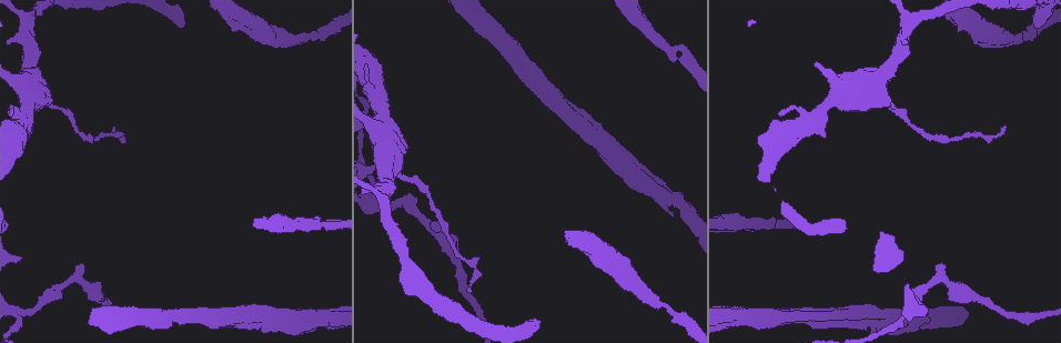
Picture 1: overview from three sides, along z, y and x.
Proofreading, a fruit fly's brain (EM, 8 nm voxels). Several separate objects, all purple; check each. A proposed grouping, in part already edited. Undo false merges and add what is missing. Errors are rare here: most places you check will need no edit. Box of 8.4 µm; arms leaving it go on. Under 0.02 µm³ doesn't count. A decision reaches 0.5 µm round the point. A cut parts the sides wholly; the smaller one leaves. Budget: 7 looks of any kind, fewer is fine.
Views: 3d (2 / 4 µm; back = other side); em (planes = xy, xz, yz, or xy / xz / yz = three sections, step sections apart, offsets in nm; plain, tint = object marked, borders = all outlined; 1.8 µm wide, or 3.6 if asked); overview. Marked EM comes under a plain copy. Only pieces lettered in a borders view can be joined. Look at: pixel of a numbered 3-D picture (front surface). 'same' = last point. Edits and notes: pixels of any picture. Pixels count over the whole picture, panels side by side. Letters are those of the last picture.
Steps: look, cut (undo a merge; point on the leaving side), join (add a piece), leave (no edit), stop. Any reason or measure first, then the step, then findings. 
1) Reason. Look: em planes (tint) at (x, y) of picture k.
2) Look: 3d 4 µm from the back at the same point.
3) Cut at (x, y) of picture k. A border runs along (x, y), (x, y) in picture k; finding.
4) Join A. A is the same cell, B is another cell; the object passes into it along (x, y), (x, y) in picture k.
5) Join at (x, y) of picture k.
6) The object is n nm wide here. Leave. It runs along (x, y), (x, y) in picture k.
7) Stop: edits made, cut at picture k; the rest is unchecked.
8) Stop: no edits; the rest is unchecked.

Arms part here. Look: 3d 4 µm from the back at (386, 197) of picture 1.

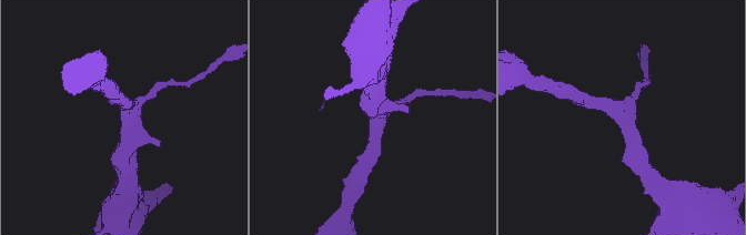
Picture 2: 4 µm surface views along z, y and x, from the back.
Need the tissue. Look: em yz step 4 (borders) at (620, 108) of picture 2.

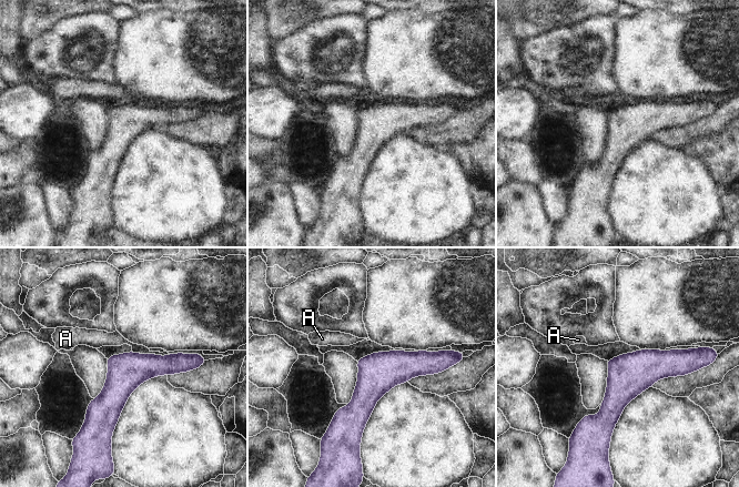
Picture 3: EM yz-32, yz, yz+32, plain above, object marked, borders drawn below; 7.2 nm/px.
Leave. A is another cell; a border runs along (132, 351), (158, 355), (170, 354) in picture 3; one neuron here.

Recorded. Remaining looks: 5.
Four or more arms meet. Look: em 3.6 µm xy step 4 (tint) at (391, 155) of picture 1.

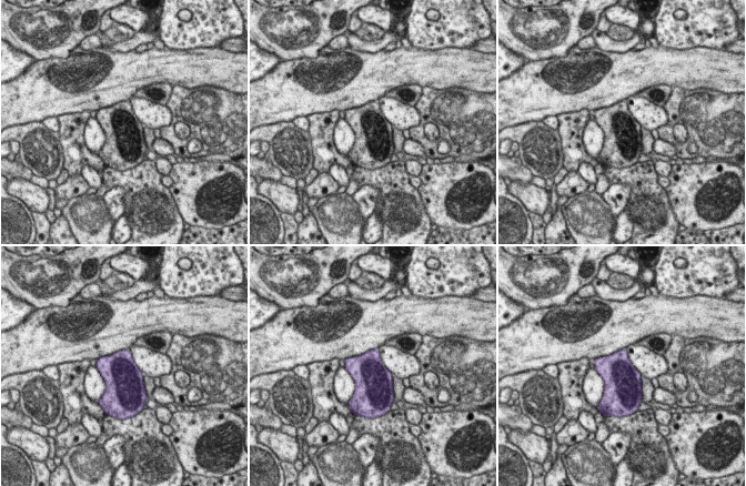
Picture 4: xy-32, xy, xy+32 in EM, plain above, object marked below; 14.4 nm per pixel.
Another direction. Look: em 3.6 µm planes (borders) at the same point.

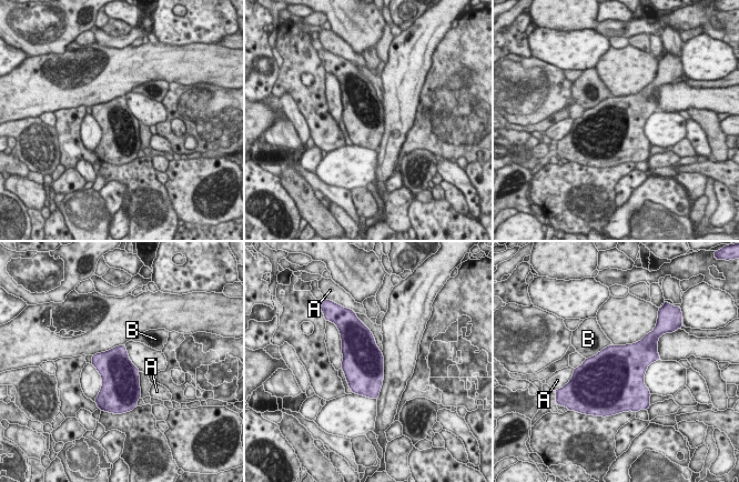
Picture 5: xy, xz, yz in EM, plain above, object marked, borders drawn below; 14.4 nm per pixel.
Leave. A and B are other cells; a border runs along (613, 344), (603, 348), (586, 359) in picture 5; continuous, no second neuron.

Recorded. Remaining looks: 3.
Look: em yz step 8 (borders) at (922, 313) of picture 1.

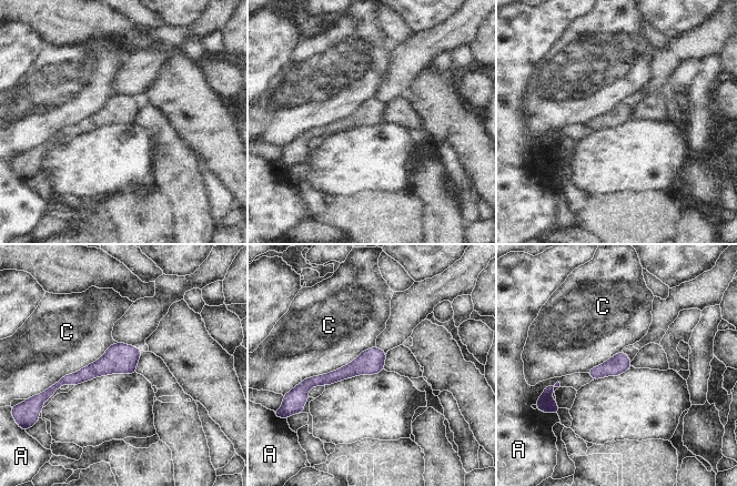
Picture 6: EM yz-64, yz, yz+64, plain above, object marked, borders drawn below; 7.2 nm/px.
Look: em xz step 4 (borders) at the same point.

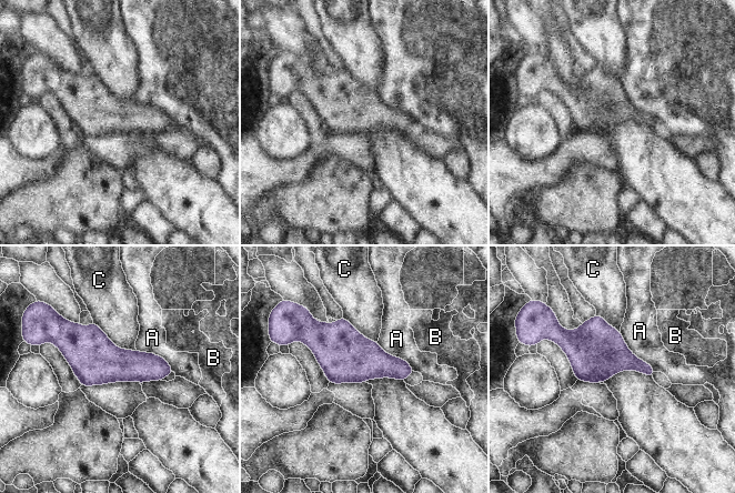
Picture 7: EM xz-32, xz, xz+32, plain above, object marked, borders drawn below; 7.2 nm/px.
Leave. A, B and C are other cells; a border runs along (93, 321), (114, 344), (136, 351) in picture 7; all the same neuron.

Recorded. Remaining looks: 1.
Stop: no edits; the rest is unchecked.

